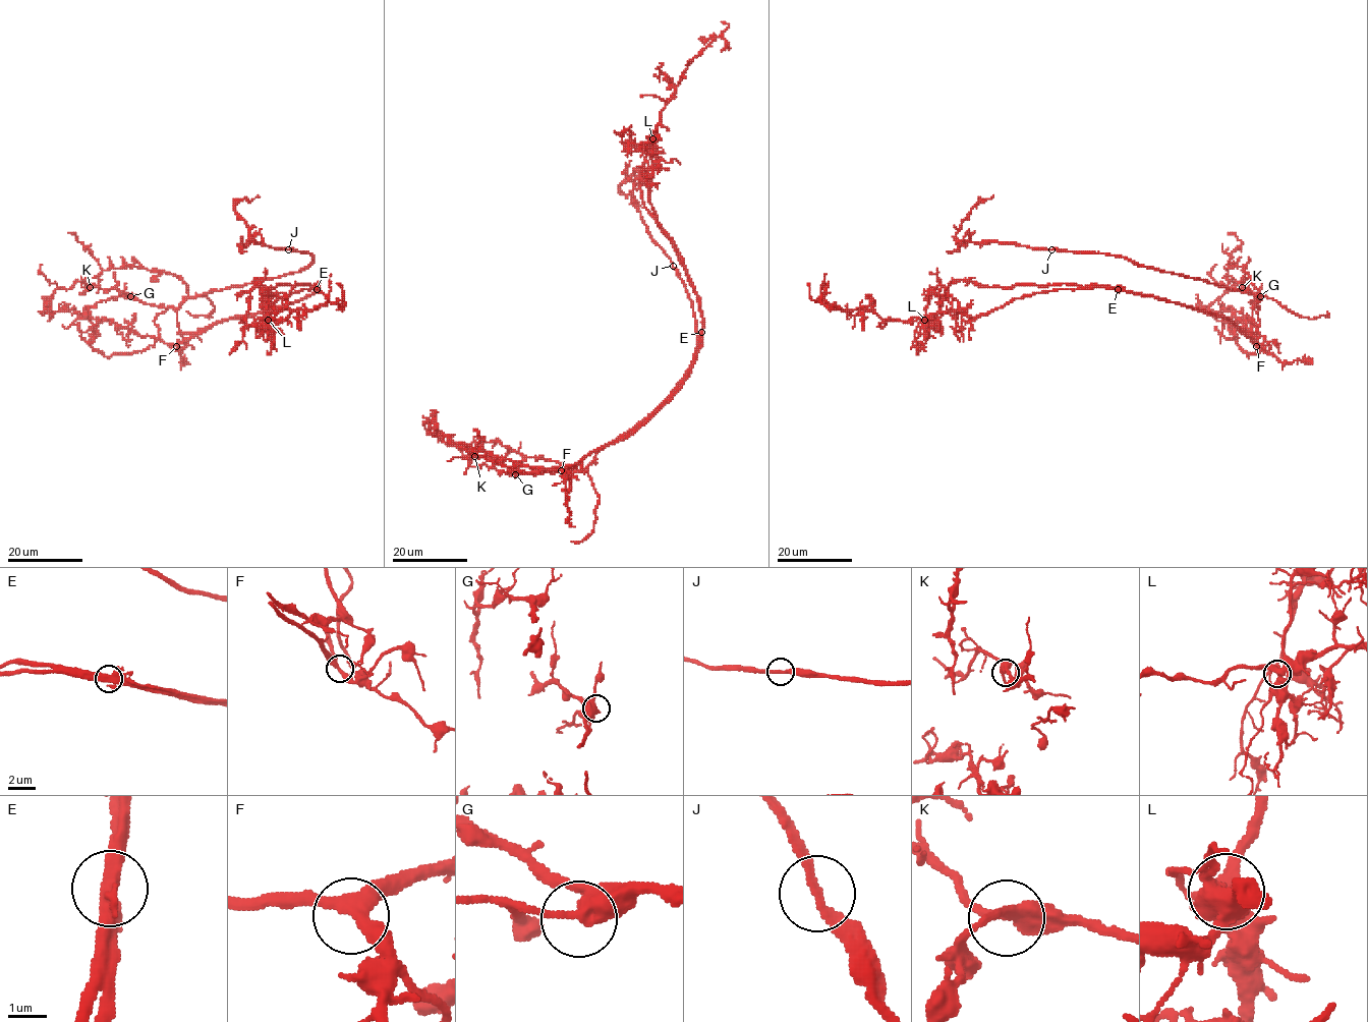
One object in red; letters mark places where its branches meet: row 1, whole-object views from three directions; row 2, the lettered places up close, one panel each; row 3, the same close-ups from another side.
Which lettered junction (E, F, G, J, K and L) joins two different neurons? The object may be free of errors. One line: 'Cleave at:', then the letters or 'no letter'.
Cleave at: E

